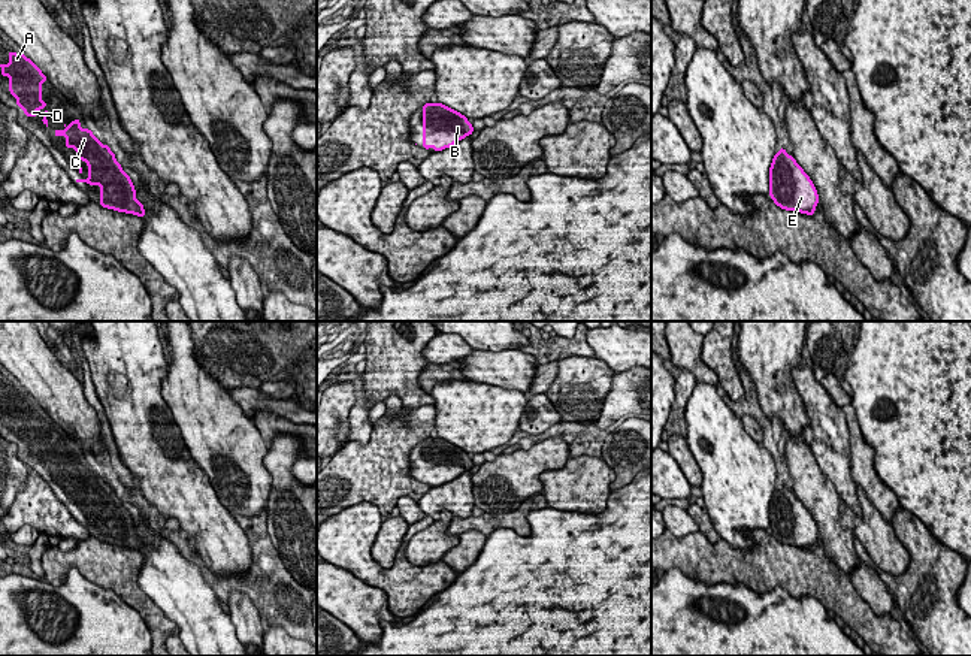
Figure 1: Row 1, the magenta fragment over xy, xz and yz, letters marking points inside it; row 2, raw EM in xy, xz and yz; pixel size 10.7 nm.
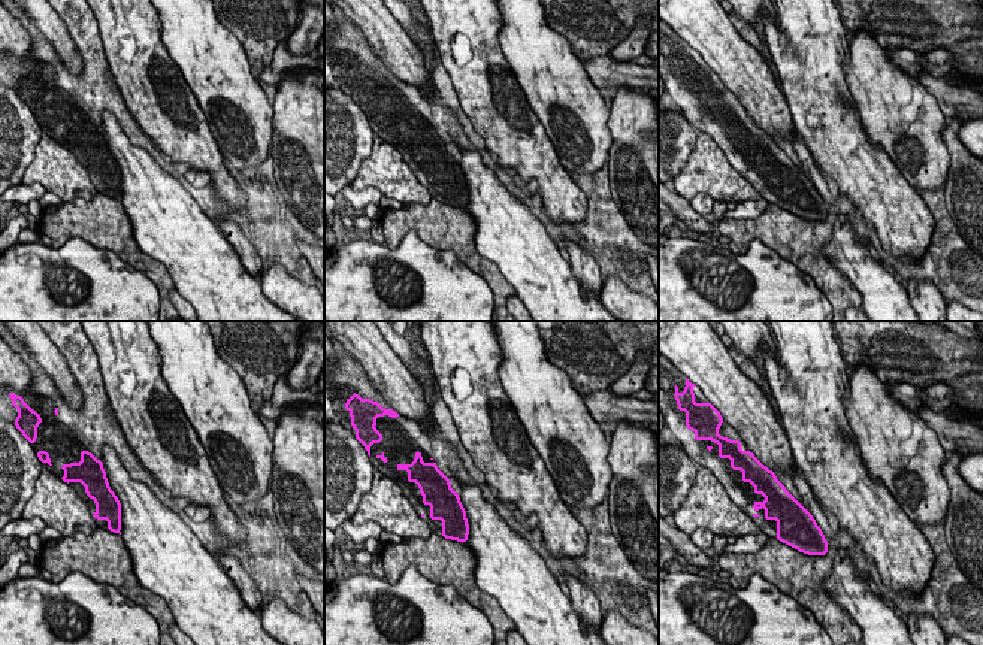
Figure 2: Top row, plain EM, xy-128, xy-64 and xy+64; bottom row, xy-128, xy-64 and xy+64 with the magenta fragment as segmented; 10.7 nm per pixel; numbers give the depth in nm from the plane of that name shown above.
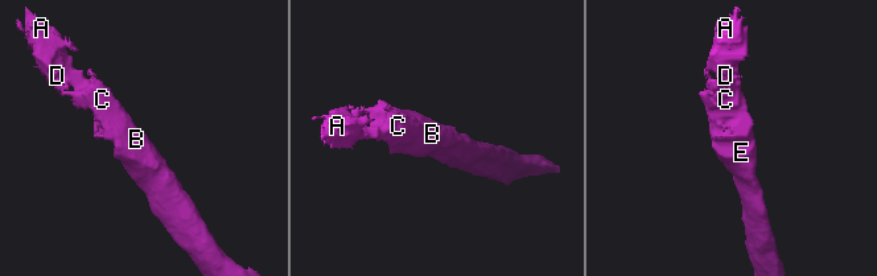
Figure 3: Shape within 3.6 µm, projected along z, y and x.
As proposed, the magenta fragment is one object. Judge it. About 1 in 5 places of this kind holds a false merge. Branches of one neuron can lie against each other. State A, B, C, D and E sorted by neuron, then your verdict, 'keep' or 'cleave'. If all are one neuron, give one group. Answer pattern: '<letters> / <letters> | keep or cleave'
A B C D E | keep

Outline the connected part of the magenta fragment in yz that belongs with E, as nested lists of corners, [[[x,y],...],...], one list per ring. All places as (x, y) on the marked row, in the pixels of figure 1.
[[[784,148],[774,154],[769,167],[769,188],[771,199],[781,209],[814,215],[819,203],[817,188]]]

